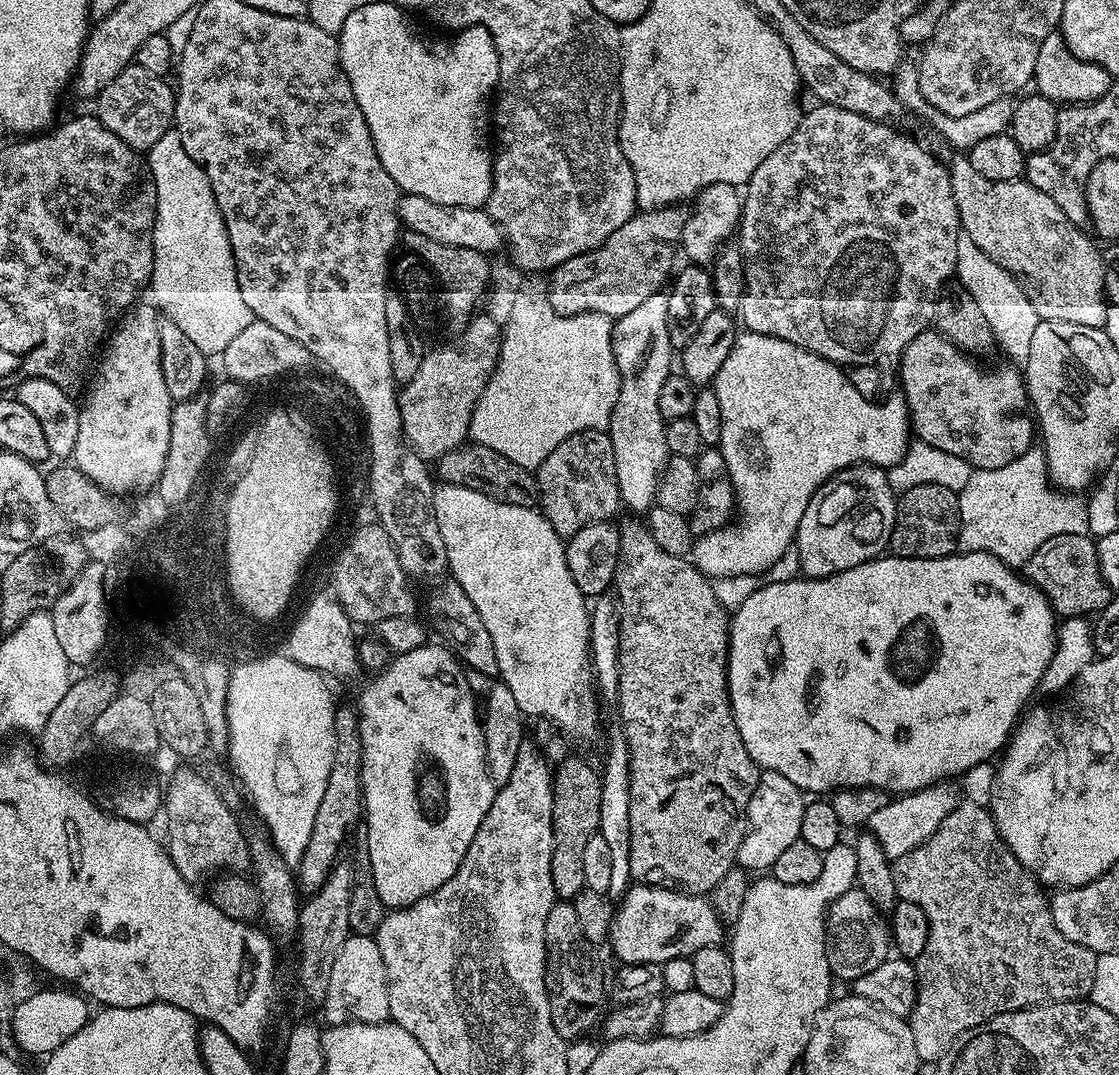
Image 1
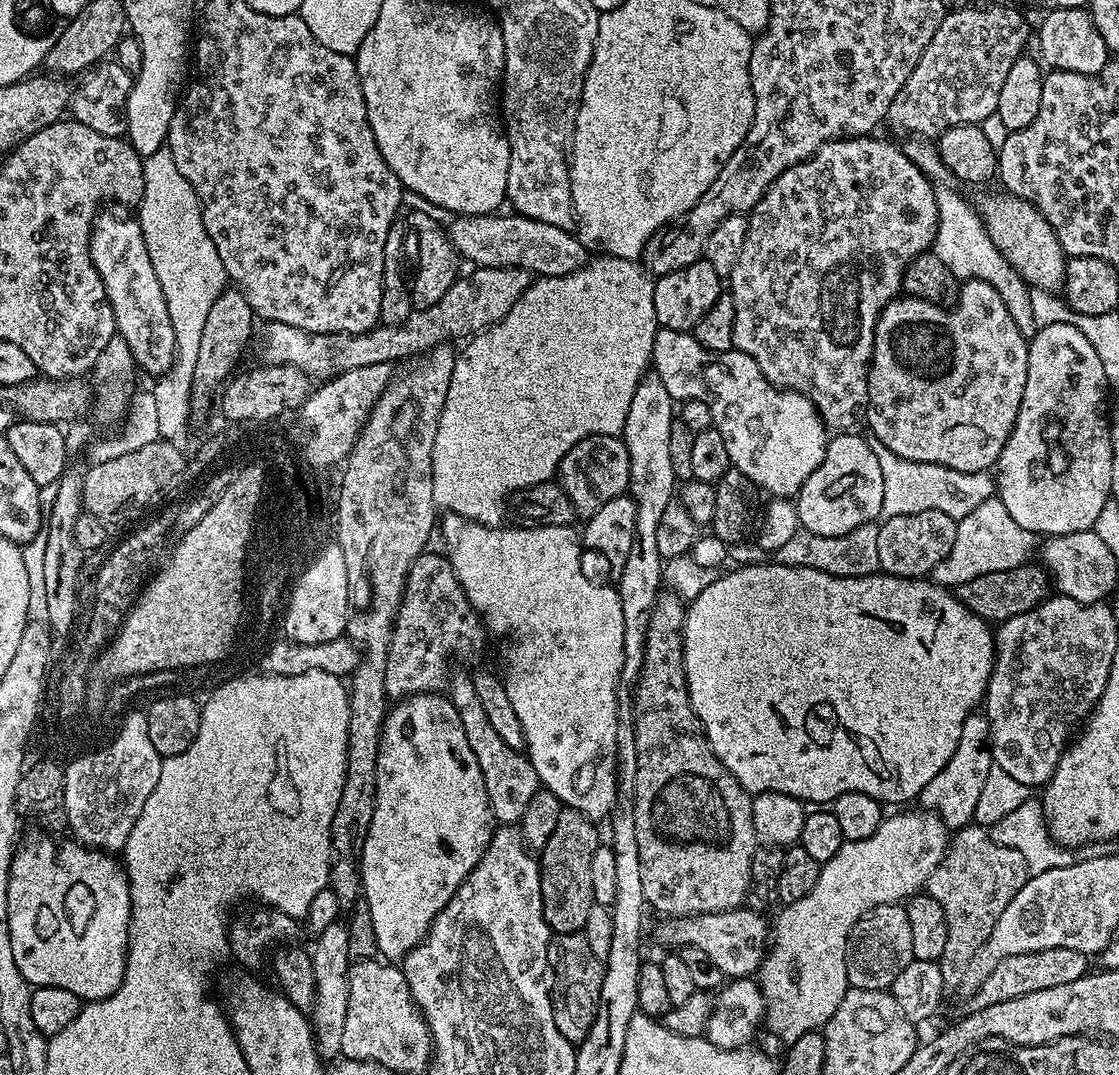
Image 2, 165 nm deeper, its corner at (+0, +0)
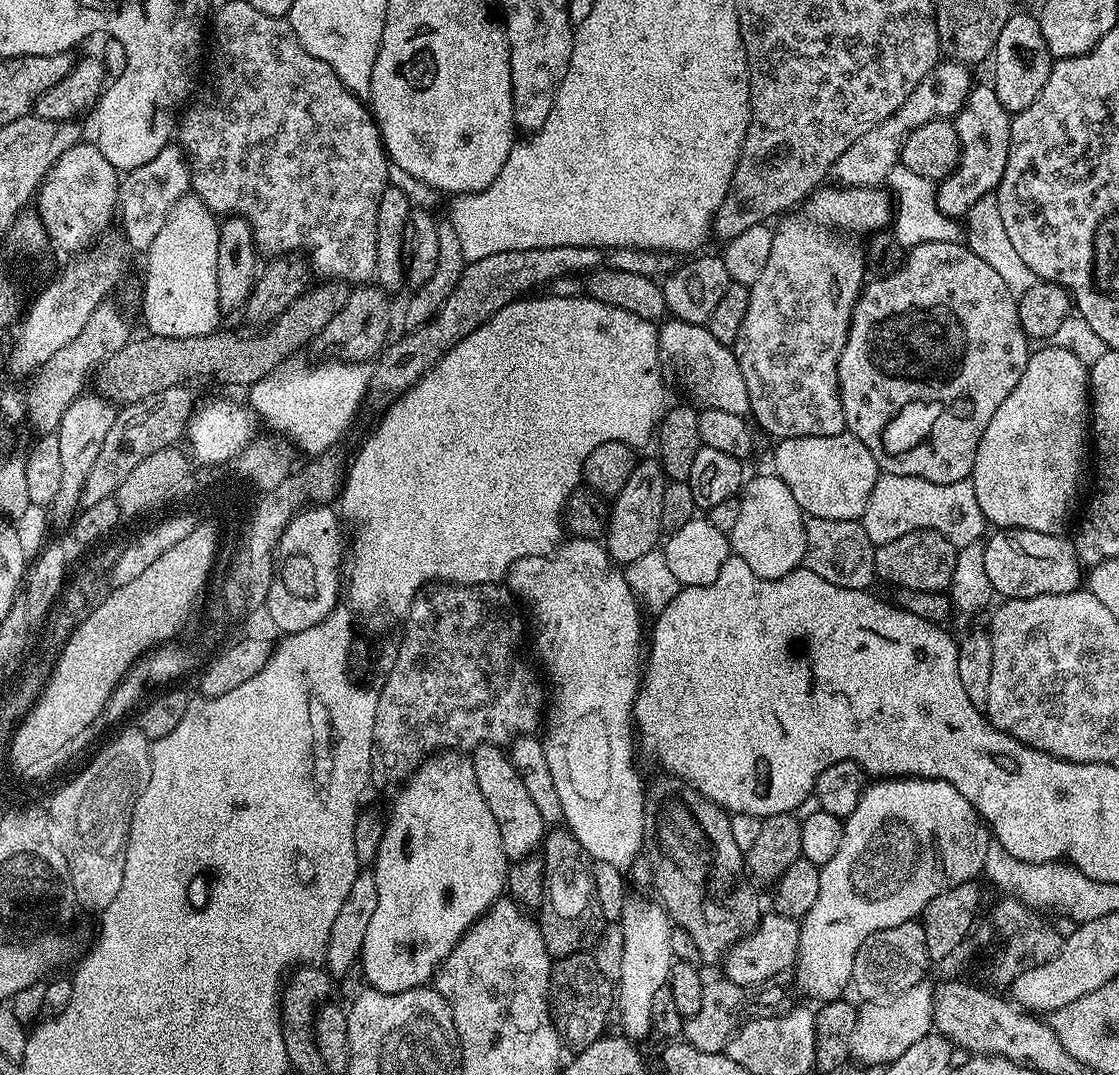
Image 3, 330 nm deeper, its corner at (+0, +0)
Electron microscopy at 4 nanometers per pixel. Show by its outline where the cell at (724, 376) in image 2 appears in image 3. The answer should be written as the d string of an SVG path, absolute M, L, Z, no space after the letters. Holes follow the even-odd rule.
M675 318L665 319L658 328L658 346L663 371L672 375L672 380L678 387L688 391L689 401L704 408L741 414L748 412L746 384L736 361L736 353L729 345L718 342L718 338L710 334L707 326Z

